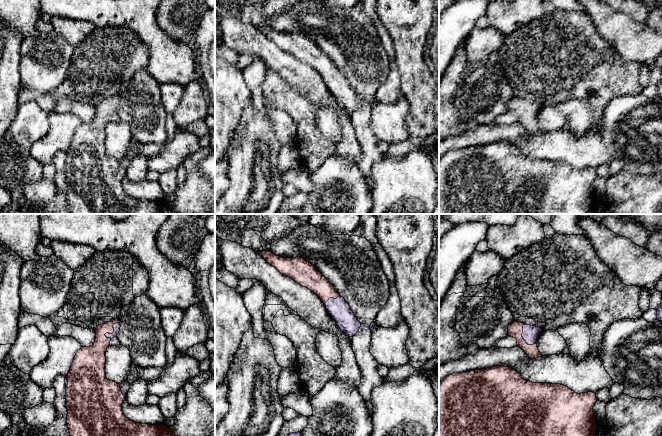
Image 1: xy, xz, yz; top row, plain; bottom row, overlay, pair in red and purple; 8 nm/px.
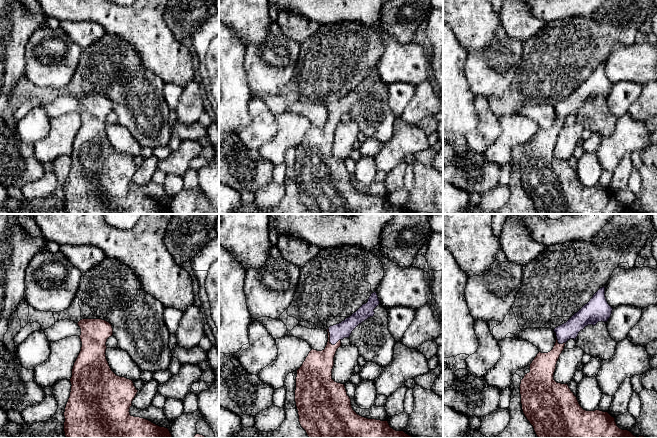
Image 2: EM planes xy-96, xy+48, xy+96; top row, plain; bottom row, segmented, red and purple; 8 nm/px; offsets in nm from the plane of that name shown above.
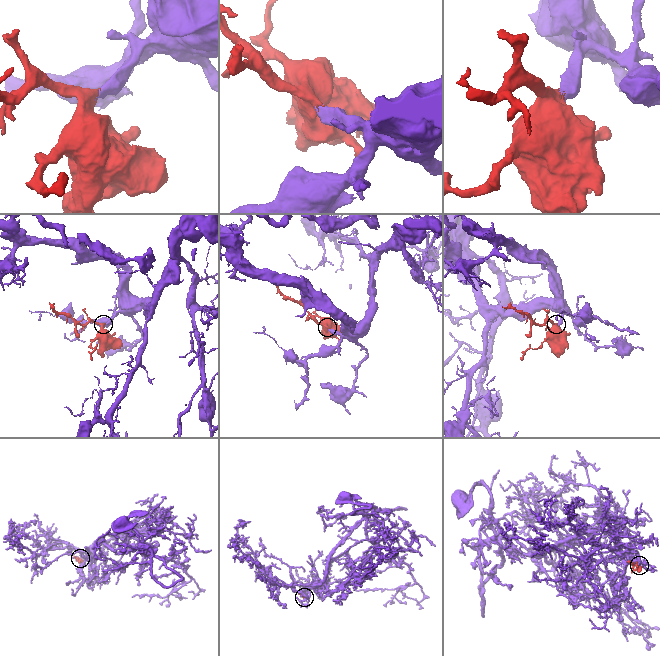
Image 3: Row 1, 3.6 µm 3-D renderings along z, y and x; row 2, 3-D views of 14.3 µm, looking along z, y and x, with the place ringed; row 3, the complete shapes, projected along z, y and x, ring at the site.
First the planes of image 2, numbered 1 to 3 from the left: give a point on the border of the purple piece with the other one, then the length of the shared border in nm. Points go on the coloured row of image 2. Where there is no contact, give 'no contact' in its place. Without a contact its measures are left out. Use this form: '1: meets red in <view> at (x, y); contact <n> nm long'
1: no contact
2: meets red in xy+48 at (329, 337); contact 150 nm long
3: meets red in xy+96 at (558, 343); contact 100 nm long

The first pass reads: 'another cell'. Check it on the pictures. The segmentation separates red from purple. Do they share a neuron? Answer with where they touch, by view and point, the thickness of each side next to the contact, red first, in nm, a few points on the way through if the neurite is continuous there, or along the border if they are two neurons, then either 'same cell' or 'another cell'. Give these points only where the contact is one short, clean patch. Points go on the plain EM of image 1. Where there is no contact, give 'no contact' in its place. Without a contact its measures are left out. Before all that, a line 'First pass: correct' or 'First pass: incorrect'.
First pass: incorrect
contact yz (522, 114); calibres 120 and 130 nm; way yz (515, 105), (522, 114), (530, 110); same cell

